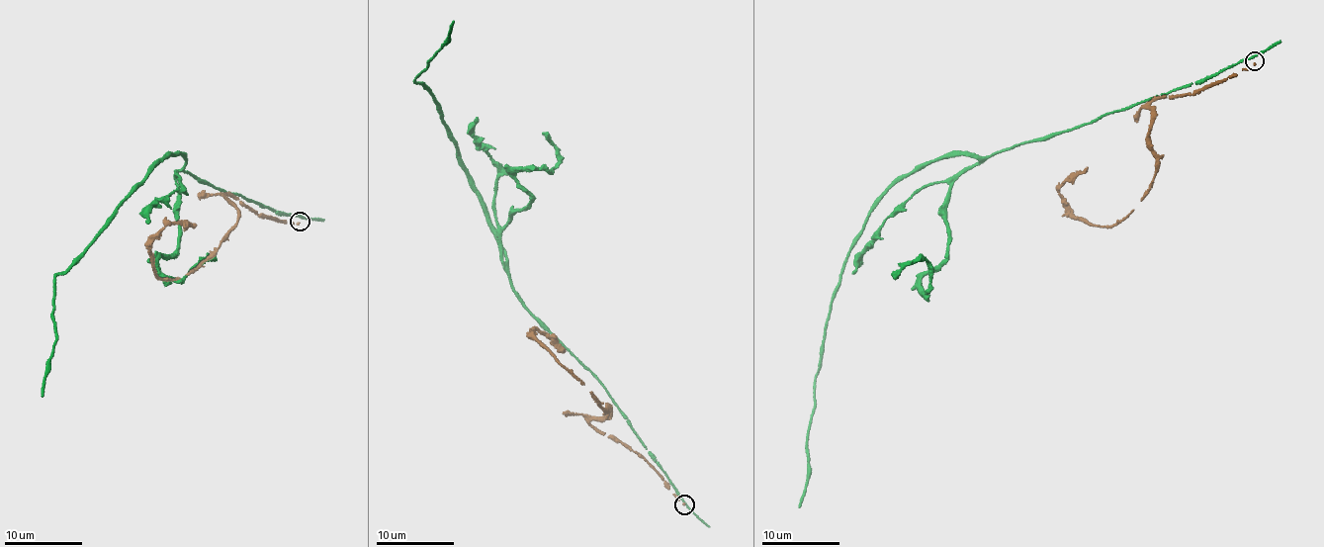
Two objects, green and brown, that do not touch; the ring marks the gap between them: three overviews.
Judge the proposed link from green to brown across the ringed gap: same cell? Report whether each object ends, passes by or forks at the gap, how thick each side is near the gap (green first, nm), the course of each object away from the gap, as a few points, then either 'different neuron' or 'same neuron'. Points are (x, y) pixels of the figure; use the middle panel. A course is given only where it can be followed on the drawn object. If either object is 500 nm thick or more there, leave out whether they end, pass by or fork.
green passes by | brown ends | 170/140 nm | green via (684, 502), (602, 386), (522, 303), (505, 251), (443, 122), (440, 104), (415, 80), (451, 39), (453, 21) | brown via (684, 502), (620, 440), (591, 427), (611, 406), (605, 410), (594, 400), (531, 332), (555, 337), (564, 353) | different neuron

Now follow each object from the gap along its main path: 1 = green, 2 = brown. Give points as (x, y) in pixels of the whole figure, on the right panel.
1: (1253, 58), (989, 156), (941, 155), (887, 190), (850, 248), (833, 301), (807, 435), (809, 475), (799, 507)
2: (1254, 63), (1150, 104), (1148, 192), (1118, 223), (1096, 226), (1064, 204), (1060, 187), (1088, 167)

